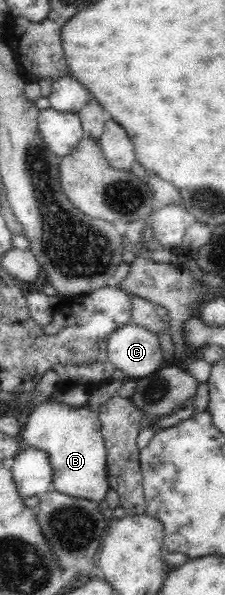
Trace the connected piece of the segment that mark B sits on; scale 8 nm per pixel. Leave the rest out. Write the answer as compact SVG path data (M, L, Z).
M47 400L40 404L34 404L33 412L28 416L25 428L22 433L20 443L24 447L34 447L45 450L49 455L51 468L53 468L53 489L70 495L71 497L88 499L97 504L104 505L105 495L109 491L109 474L107 474L107 448L105 440L101 434L101 420L97 412L91 410L89 406L75 407L59 400Z

